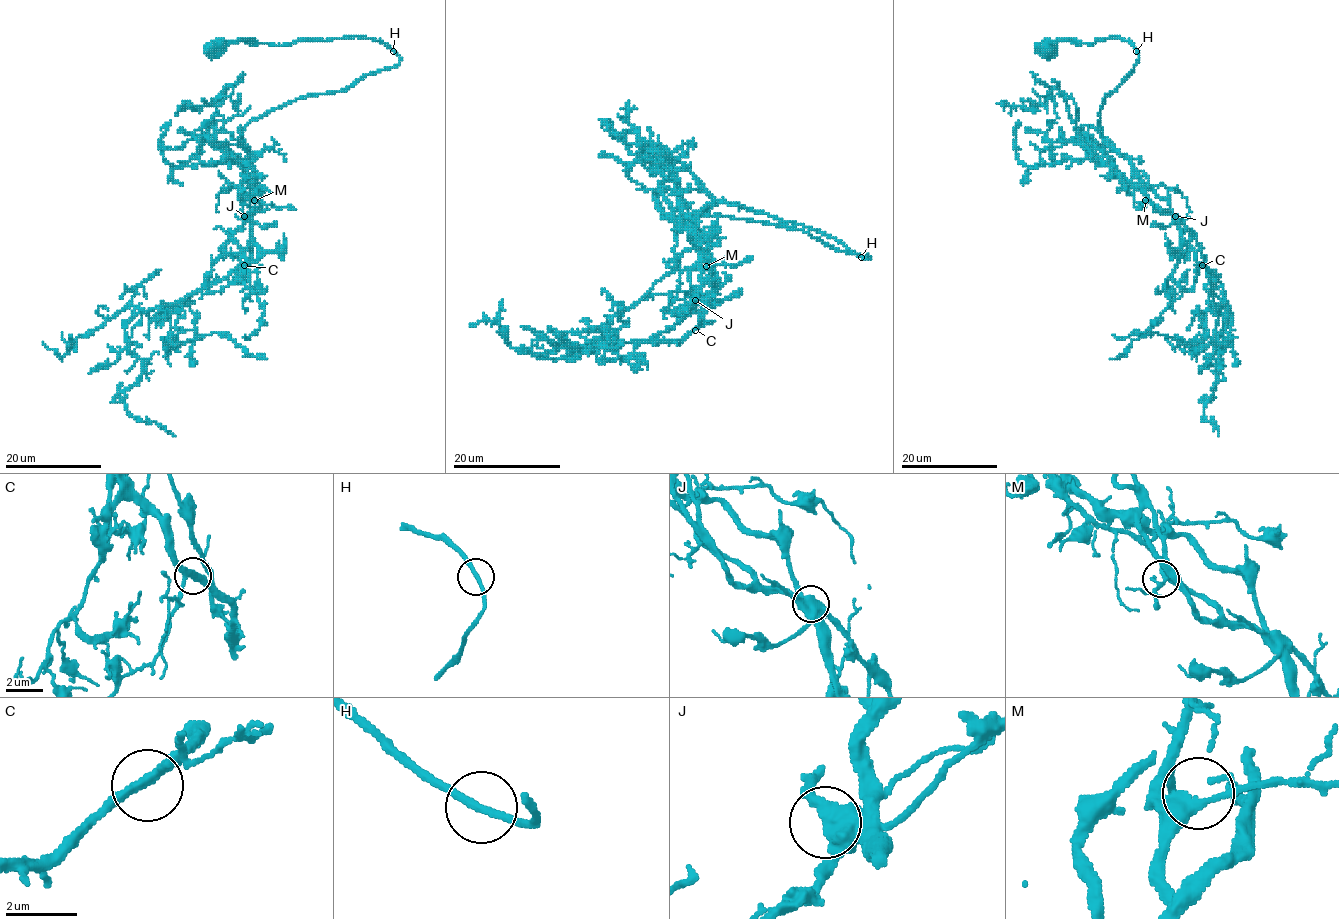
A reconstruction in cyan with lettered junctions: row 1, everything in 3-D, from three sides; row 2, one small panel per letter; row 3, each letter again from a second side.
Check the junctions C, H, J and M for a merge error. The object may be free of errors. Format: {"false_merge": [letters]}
{"false_merge": []}

